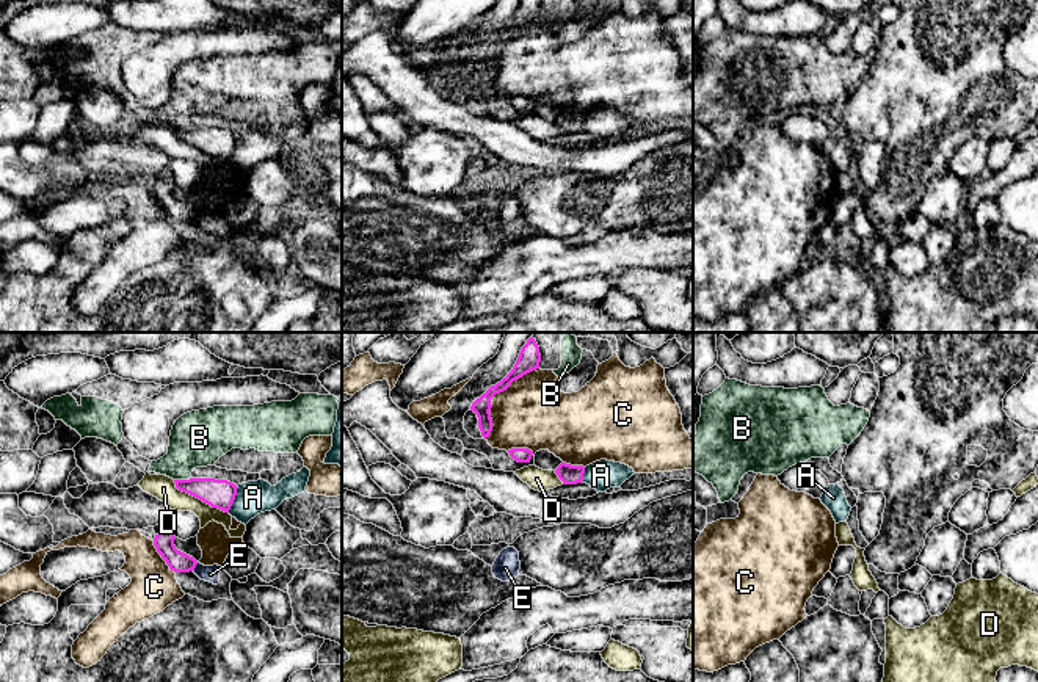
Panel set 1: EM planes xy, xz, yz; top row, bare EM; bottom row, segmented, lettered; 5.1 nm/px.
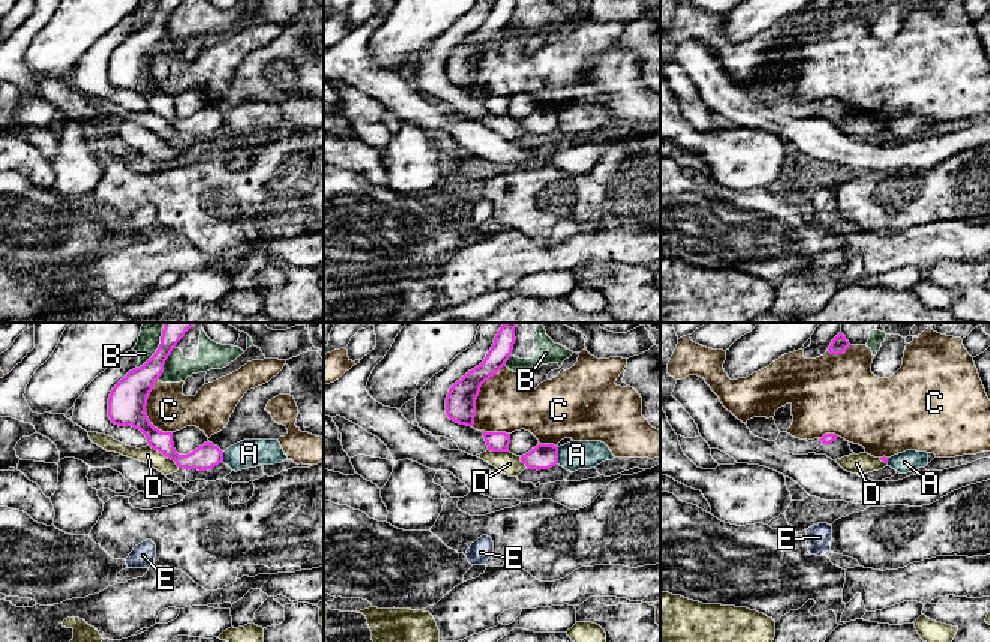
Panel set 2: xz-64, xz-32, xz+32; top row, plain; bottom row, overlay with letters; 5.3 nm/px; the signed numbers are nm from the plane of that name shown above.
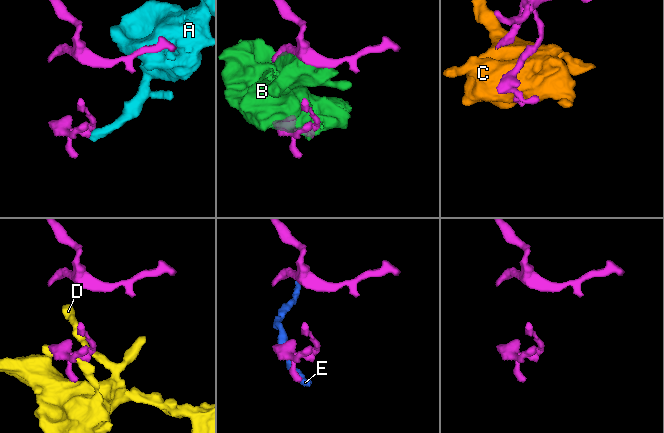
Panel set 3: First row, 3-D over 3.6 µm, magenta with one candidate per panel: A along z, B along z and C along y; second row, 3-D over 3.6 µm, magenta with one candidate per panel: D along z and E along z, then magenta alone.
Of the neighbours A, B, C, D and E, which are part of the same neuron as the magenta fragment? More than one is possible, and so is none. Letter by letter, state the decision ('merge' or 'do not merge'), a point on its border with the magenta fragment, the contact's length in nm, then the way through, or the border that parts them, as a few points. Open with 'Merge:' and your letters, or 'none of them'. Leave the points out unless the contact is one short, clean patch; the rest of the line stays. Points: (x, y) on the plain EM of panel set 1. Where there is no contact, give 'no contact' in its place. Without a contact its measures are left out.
Merge: none of them
A: do not merge; meets magenta in xy at (234, 148); contact 140 nm long; border along xy (237, 135), (237, 143), (228, 160)
B: do not merge; meets magenta in xy at (181, 129); contact 70 nm long
C: do not merge; meets magenta in xz at (494, 43); contact 460 nm long
D: do not merge; meets magenta in xy at (199, 148); contact 340 nm long
E: do not merge; meets magenta in xy at (195, 215); contact 50 nm long; border along xy (198, 212), (193, 220)

